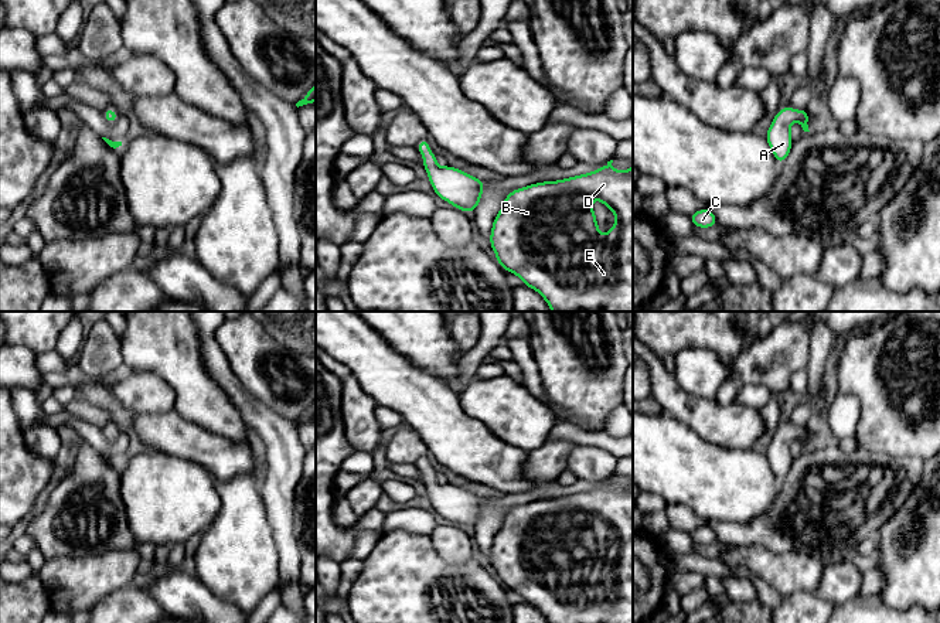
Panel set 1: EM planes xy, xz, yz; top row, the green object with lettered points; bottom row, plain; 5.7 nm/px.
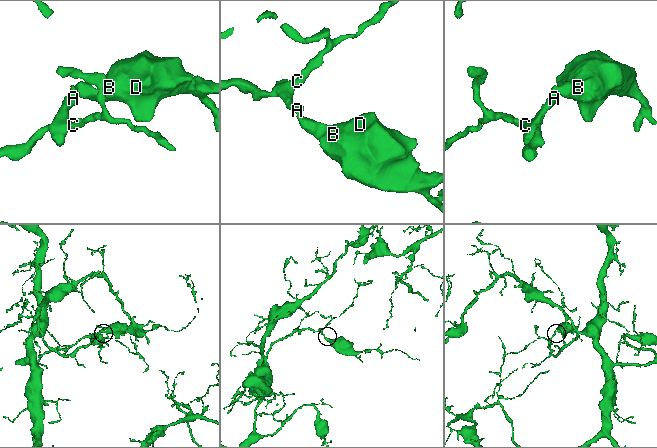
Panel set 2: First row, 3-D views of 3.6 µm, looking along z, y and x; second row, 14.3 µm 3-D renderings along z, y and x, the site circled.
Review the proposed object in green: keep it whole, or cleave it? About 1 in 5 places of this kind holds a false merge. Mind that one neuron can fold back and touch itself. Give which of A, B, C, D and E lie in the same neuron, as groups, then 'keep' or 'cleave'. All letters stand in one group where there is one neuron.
groups A B C D E; keep

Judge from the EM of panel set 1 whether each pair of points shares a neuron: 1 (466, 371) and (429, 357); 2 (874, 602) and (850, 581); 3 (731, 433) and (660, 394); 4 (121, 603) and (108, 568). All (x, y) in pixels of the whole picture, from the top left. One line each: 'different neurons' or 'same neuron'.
1: different neurons
2: same neuron
3: same neuron
4: different neurons

